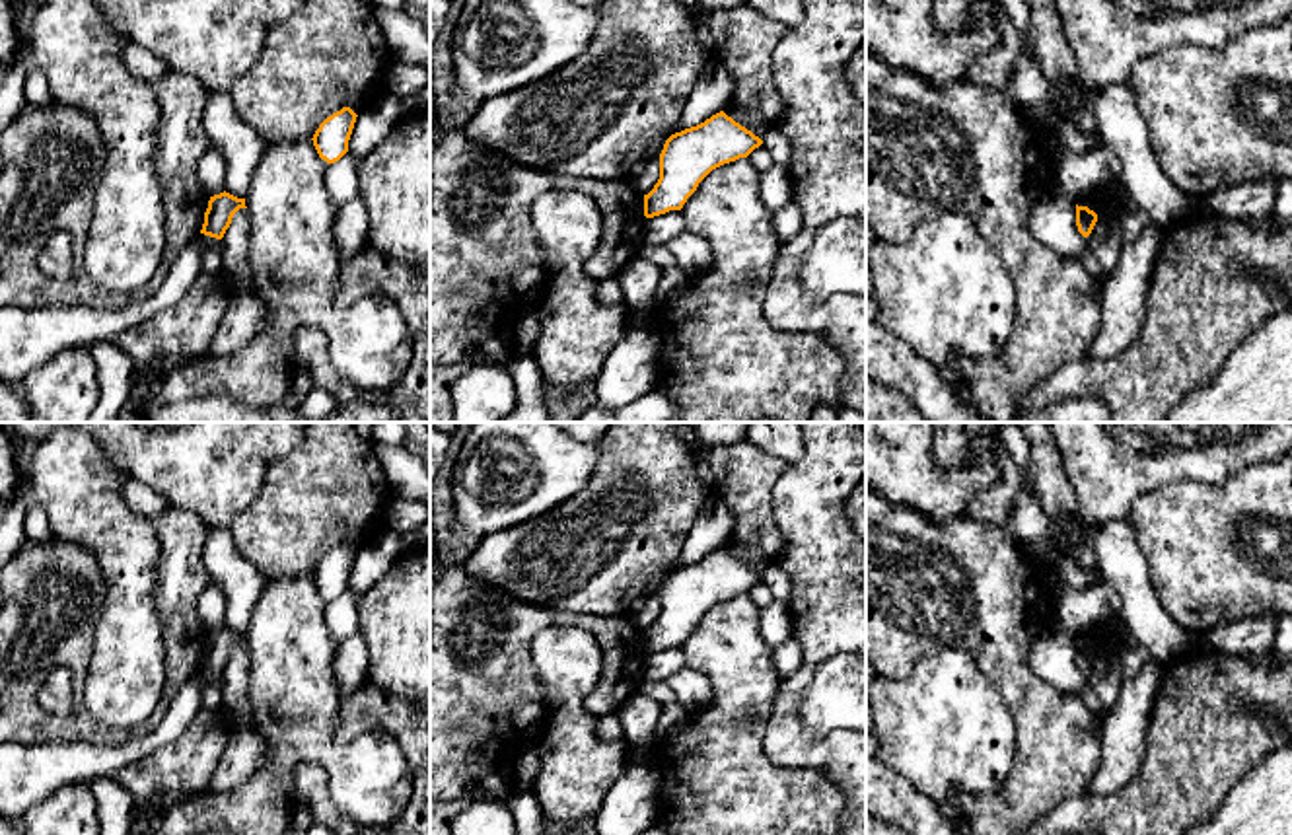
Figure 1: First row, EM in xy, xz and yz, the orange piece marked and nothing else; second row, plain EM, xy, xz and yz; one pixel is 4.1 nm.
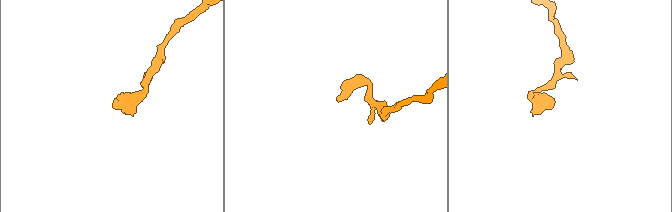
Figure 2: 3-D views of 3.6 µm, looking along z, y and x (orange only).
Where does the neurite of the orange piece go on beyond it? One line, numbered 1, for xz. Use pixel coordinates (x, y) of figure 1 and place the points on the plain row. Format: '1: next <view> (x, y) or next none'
1: next none

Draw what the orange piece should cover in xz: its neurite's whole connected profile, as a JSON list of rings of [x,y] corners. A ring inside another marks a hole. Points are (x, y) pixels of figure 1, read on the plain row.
[[[724,547],[671,570],[660,590],[660,615],[644,631],[644,652],[681,646],[699,619],[716,603],[747,594],[763,576]]]

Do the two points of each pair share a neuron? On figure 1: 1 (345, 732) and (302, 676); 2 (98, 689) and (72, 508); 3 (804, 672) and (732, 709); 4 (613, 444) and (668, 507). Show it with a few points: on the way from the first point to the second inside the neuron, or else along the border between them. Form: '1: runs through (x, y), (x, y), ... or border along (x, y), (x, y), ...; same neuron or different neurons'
1: border along (345, 695), (331, 742); different neurons
2: runs through (125, 645), (125, 561), (117, 553); same neuron
3: border along (783, 680), (767, 730); different neurons
4: runs through (629, 460), (648, 479), (652, 491); same neuron

